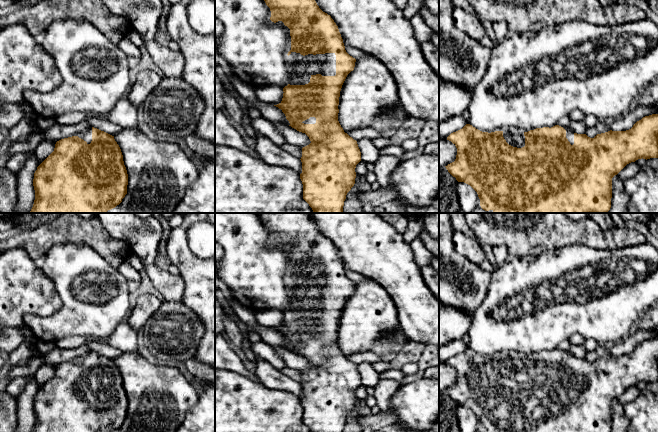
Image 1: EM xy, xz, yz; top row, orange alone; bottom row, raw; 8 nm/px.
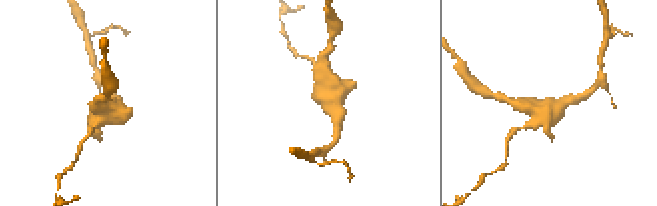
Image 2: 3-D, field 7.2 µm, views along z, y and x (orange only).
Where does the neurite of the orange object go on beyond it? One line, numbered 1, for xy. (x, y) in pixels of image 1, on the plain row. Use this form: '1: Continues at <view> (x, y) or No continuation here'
1: Continues at xy (87, 359)

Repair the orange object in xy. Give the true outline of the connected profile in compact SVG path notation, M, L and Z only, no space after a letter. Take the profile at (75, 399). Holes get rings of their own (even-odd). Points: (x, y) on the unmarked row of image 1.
M92 351L78 360L57 365L54 375L37 391L33 403L35 424L32 432L115 432L127 418L127 409L127 394L114 360Z

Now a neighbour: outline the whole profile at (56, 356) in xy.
M82 345L74 349L55 348L42 354L42 358L45 364L57 366L64 362L78 360L89 352L91 352L91 350L86 345Z

